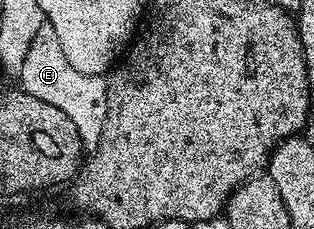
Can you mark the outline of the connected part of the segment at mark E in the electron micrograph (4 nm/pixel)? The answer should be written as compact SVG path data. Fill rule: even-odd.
M44 22L38 29L34 40L30 43L26 60L18 74L20 87L24 92L41 99L44 103L53 104L60 111L69 116L79 133L81 144L88 149L93 149L101 137L101 123L103 114L106 111L106 95L108 94L107 78L100 74L84 75L75 70L66 55L63 54L62 43L55 34L54 27Z

